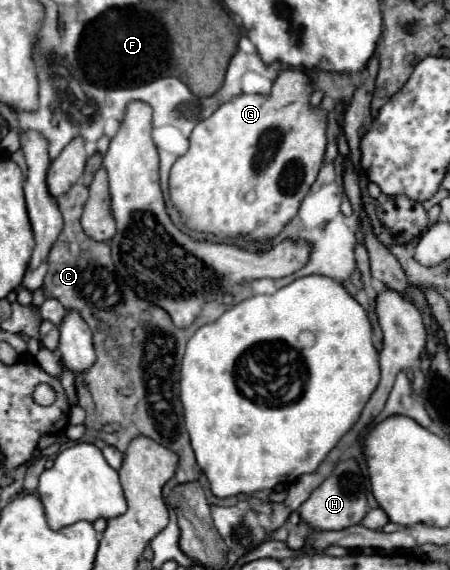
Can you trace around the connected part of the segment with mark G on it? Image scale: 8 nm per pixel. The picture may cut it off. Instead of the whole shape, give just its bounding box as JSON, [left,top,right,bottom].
[170,70,328,240]

